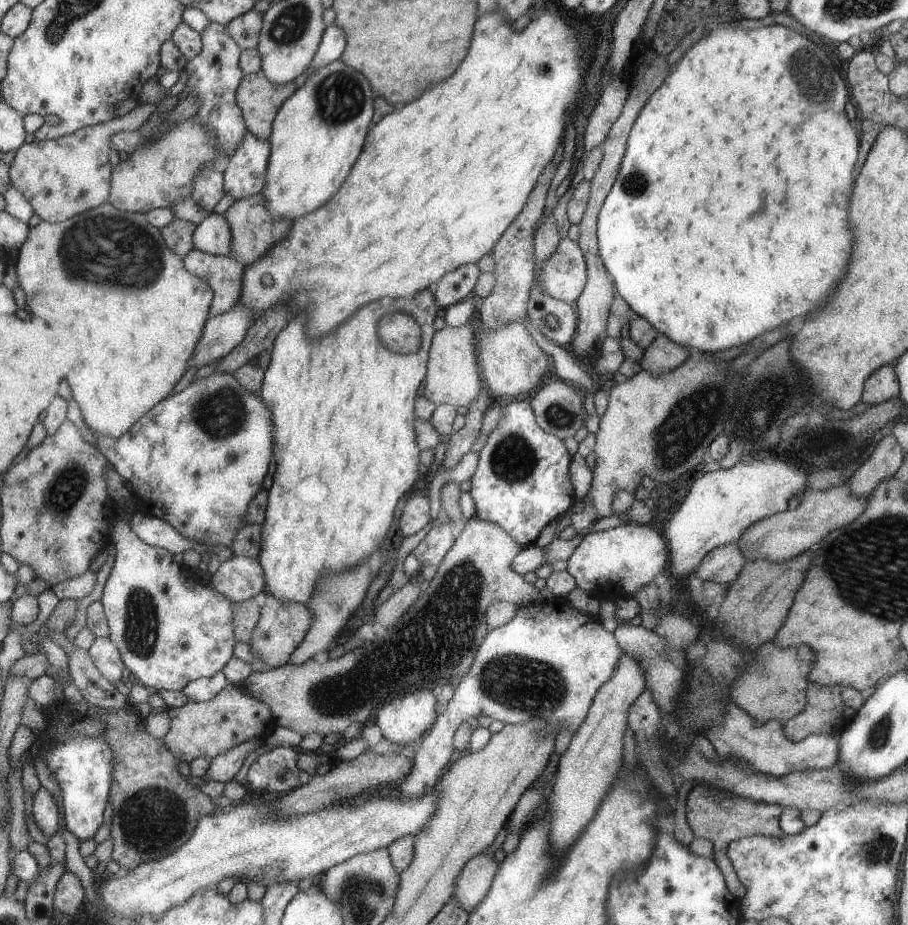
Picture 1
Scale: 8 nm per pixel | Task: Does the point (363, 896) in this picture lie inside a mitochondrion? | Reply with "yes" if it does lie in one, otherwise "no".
yes

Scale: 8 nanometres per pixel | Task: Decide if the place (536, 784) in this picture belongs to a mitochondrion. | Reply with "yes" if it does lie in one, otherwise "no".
no

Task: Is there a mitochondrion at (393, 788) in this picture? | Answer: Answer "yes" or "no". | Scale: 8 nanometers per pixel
no

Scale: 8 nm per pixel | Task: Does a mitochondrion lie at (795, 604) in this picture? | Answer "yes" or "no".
no

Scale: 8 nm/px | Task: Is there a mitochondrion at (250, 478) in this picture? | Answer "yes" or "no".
no

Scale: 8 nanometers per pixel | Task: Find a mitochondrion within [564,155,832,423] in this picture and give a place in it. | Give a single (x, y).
(636, 183)

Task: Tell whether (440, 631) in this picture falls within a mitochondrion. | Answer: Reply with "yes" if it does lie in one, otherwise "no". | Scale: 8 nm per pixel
yes

